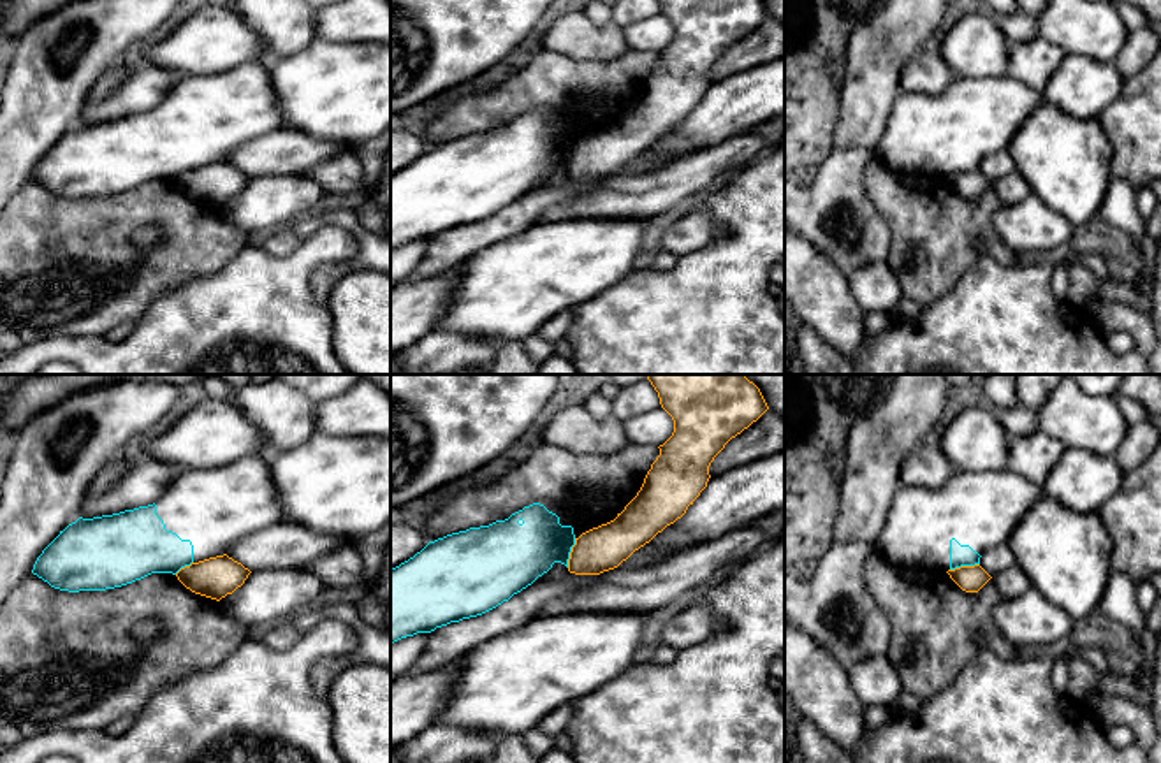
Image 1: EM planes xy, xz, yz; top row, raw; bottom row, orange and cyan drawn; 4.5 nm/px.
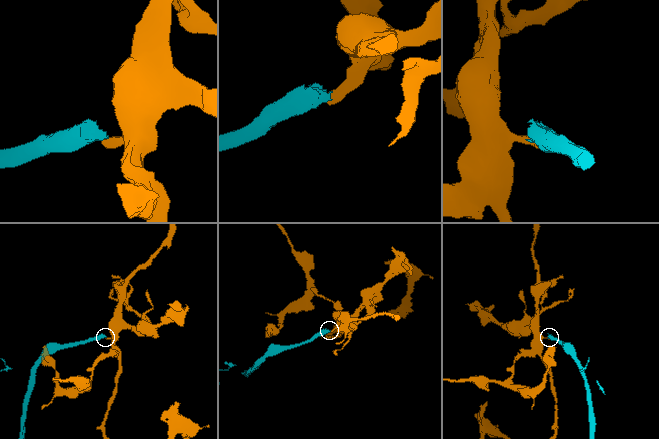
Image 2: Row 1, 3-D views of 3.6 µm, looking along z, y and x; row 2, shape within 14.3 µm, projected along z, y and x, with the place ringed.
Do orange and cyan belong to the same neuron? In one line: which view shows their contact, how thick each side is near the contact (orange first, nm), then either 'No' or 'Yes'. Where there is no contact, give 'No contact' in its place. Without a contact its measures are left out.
Touches orange in xz. Thickness 200 nm (orange) against 280 nm. No

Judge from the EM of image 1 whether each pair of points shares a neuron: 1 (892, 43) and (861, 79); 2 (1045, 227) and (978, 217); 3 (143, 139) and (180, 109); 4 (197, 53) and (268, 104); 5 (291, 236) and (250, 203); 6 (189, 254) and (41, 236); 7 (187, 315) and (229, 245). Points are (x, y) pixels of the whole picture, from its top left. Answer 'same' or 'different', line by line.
1: same
2: different
3: same
4: same
5: different
6: same
7: different

